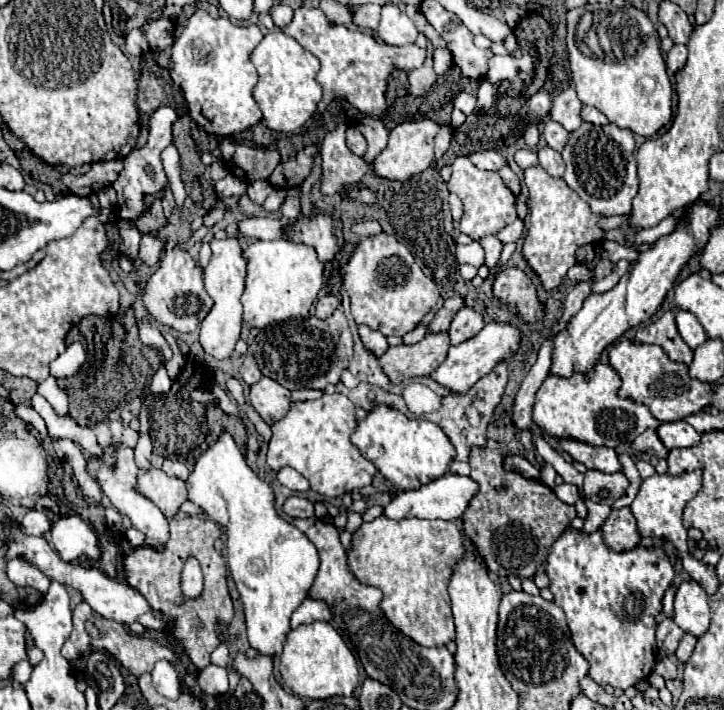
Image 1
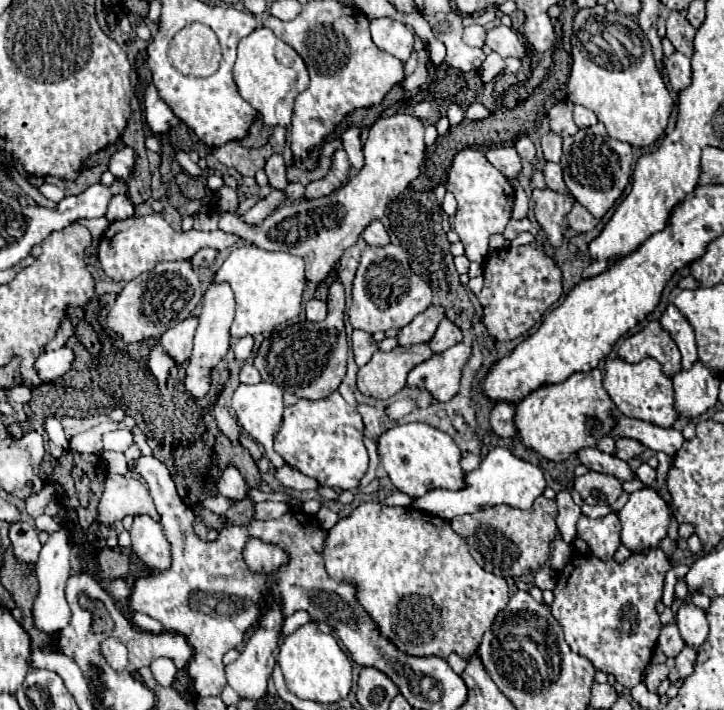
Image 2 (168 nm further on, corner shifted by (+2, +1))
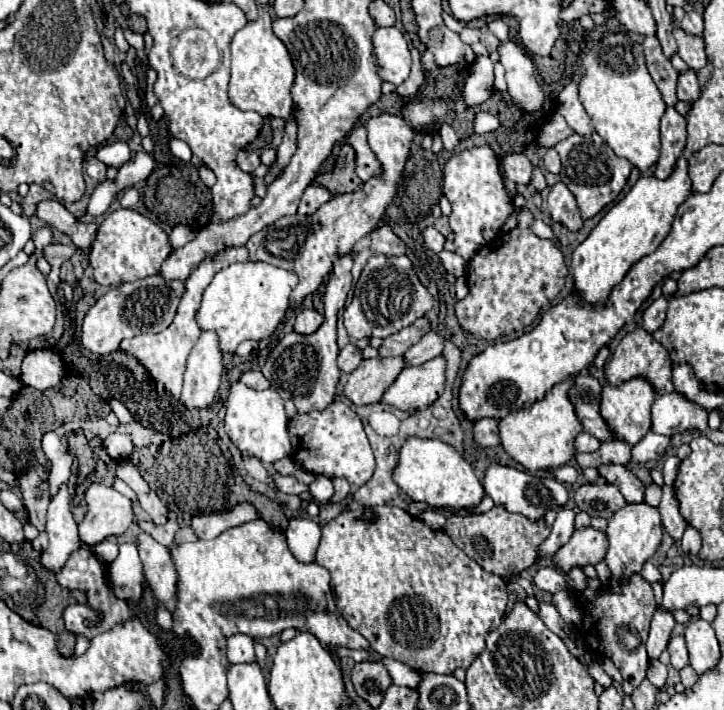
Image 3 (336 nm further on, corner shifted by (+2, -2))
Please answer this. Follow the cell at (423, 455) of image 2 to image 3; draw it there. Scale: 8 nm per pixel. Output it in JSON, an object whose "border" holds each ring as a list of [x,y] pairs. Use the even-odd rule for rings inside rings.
{"border":[[[406,438],[392,478],[412,500],[430,506],[476,506],[484,498],[484,488],[474,476],[472,466],[450,444],[436,438]]]}

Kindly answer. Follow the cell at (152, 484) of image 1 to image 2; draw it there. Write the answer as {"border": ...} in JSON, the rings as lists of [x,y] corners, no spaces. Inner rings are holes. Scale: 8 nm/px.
{"border":[[[108,475],[104,493],[98,503],[96,523],[114,527],[116,521],[122,521],[128,515],[150,515],[152,519],[158,519],[158,513],[142,479]]]}

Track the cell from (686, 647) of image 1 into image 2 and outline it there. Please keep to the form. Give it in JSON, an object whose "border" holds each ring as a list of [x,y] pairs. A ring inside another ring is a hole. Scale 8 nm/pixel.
{"border":[[[684,647],[682,653],[676,657],[676,669],[680,679],[686,679],[694,671],[694,661],[696,661],[696,651],[690,647]]]}

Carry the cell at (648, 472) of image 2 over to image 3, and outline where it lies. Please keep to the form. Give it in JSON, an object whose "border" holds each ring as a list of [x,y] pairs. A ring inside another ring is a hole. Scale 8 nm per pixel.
{"border":[[[648,484],[646,486],[646,496],[644,496],[644,500],[648,502],[648,504],[652,504],[652,506],[658,506],[660,504],[660,498],[662,498],[662,488],[658,486],[658,484]]]}

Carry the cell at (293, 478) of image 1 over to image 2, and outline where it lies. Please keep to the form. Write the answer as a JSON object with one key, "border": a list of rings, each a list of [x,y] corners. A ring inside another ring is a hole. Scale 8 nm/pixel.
{"border":[[[260,381],[256,385],[238,385],[238,389],[232,395],[232,409],[236,413],[236,419],[242,427],[244,433],[248,433],[256,443],[260,443],[264,447],[264,455],[274,463],[274,467],[282,467],[284,459],[274,451],[274,435],[280,429],[282,423],[282,411],[284,411],[284,403],[282,403],[282,389],[274,383],[266,383]]]}

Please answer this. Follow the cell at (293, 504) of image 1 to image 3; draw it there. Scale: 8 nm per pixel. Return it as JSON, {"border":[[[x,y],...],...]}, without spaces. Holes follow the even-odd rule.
{"border":[[[238,504],[230,512],[212,512],[212,514],[198,514],[192,518],[192,528],[200,540],[212,540],[222,532],[236,528],[244,522],[258,520],[258,512],[254,512],[252,504]]]}

